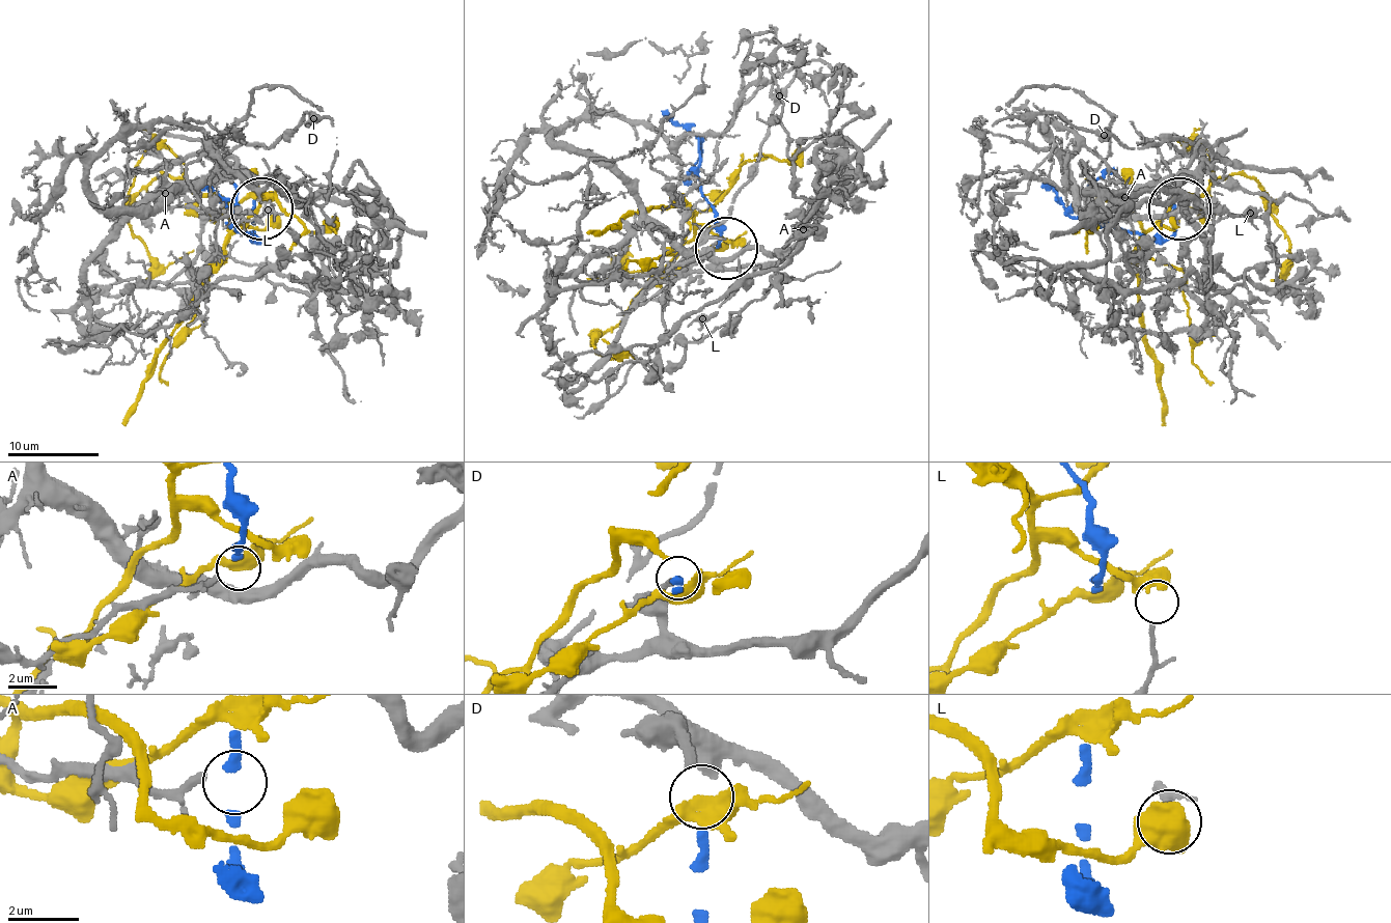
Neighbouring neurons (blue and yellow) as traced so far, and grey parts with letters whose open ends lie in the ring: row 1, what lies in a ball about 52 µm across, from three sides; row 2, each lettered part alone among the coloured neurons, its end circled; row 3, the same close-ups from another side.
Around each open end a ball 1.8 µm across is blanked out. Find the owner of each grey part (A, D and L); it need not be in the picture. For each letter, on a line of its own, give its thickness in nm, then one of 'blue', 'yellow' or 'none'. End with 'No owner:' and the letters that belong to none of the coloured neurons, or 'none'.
A: calibre 170 nm; none
D: calibre 280 nm; blue
L: calibre 180 nm; yellow
No owner: A

